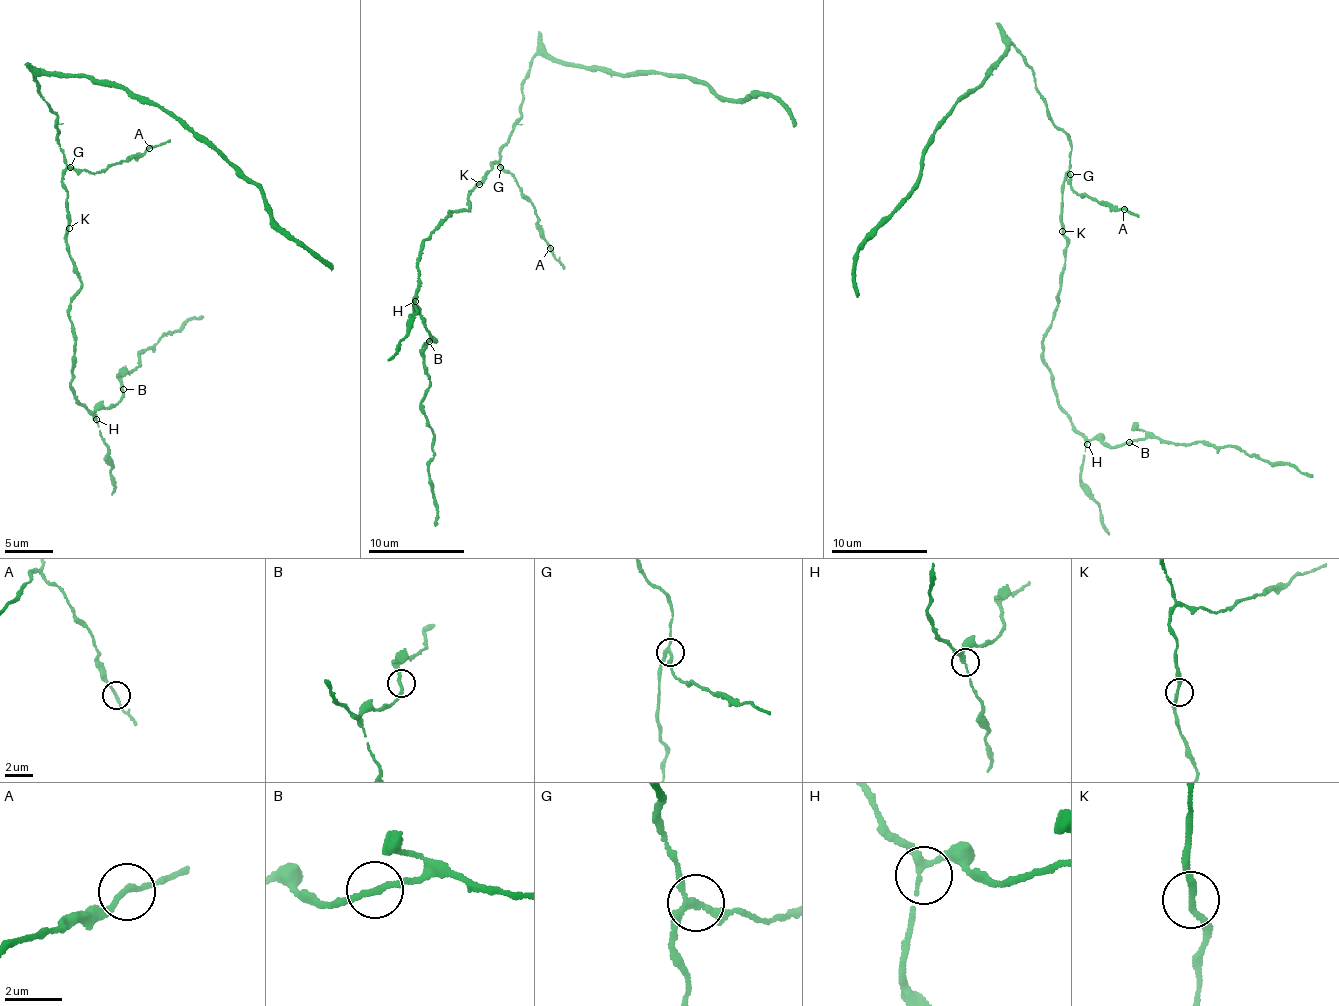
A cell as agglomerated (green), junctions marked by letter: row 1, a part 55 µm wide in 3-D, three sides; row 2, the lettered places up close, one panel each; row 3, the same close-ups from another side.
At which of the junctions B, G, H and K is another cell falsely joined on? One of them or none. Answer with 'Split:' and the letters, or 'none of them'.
Split: G

